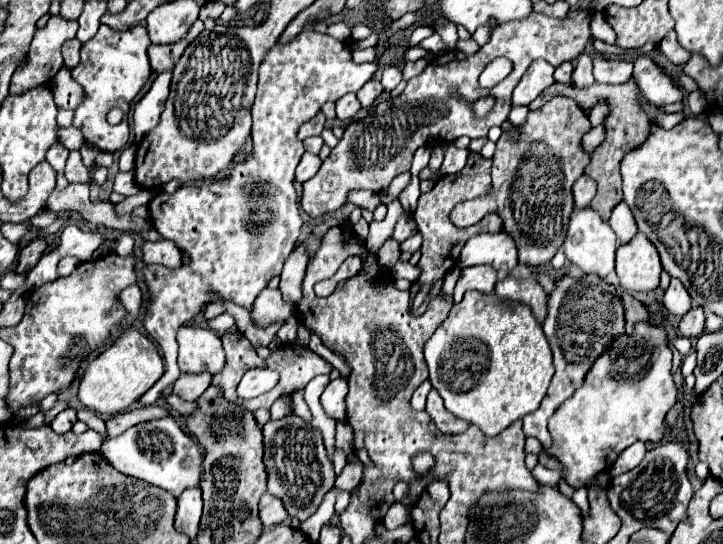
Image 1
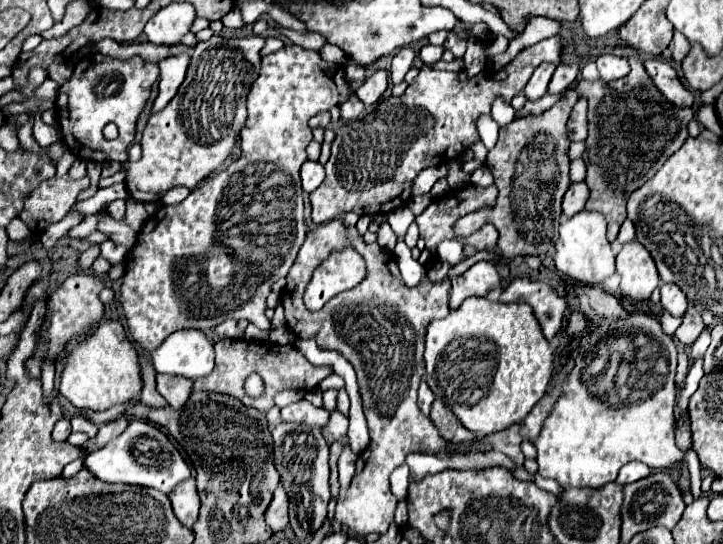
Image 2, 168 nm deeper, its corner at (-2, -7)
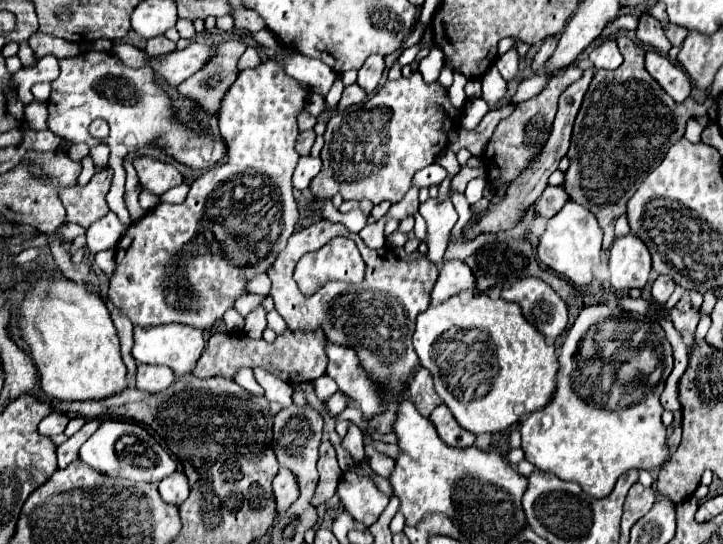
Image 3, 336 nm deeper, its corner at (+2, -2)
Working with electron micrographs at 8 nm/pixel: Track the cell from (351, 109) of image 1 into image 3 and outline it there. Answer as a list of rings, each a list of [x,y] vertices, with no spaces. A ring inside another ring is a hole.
[[[358,84],[346,86],[346,88],[344,88],[344,94],[342,94],[340,102],[338,102],[338,110],[344,112],[346,108],[356,106],[356,104],[360,104],[360,102],[364,102],[364,100],[366,100],[366,92],[364,92]]]

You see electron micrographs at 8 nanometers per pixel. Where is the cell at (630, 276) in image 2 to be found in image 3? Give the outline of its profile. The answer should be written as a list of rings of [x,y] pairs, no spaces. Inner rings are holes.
[[[634,234],[614,240],[608,264],[614,290],[644,288],[652,270],[650,252]]]

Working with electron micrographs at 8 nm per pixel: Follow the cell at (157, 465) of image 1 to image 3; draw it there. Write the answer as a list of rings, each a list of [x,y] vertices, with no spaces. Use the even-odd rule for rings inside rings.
[[[124,420],[102,422],[102,426],[92,434],[92,438],[82,444],[80,460],[102,474],[108,474],[112,478],[128,478],[134,482],[158,484],[162,478],[176,472],[176,462],[152,436],[140,424]]]

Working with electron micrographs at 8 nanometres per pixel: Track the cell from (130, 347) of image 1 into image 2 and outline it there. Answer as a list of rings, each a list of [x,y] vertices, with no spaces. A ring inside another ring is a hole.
[[[102,321],[84,341],[80,341],[64,357],[64,369],[60,373],[58,391],[64,395],[76,409],[106,411],[112,405],[128,403],[138,397],[142,389],[138,353],[126,337],[126,331],[120,321]]]

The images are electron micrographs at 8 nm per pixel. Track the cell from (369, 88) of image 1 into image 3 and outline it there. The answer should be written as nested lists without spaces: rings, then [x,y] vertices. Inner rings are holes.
[[[370,56],[364,66],[358,70],[358,86],[366,90],[366,94],[372,94],[374,88],[380,84],[384,72],[384,58],[382,56]]]

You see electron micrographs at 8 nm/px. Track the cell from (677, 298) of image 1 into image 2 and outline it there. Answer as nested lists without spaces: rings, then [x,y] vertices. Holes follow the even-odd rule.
[[[664,283],[664,285],[660,287],[660,303],[662,303],[662,307],[664,307],[668,313],[672,313],[674,317],[682,317],[684,311],[686,311],[686,307],[688,307],[686,295],[684,295],[682,289],[680,289],[678,285],[674,285],[674,283]]]

